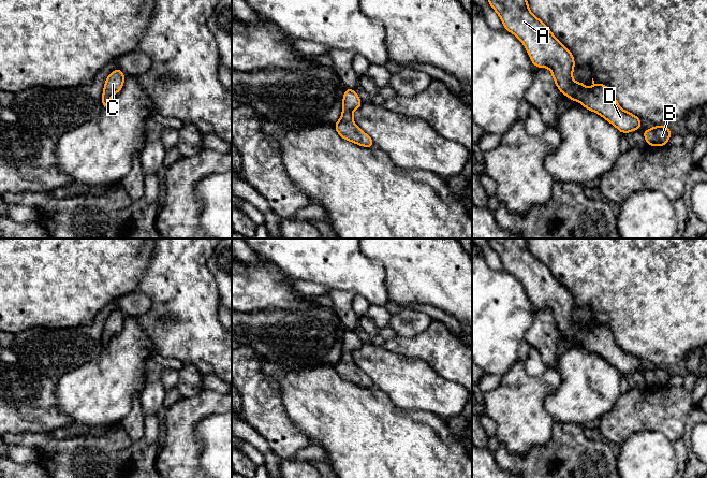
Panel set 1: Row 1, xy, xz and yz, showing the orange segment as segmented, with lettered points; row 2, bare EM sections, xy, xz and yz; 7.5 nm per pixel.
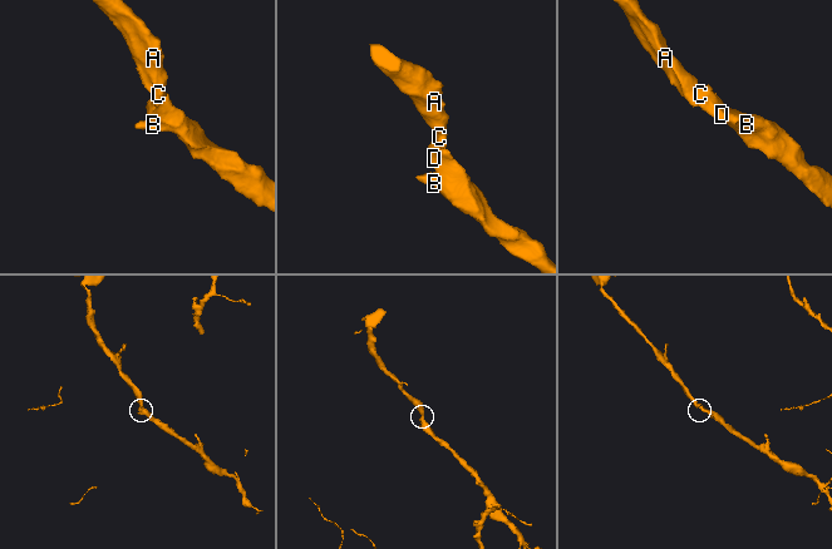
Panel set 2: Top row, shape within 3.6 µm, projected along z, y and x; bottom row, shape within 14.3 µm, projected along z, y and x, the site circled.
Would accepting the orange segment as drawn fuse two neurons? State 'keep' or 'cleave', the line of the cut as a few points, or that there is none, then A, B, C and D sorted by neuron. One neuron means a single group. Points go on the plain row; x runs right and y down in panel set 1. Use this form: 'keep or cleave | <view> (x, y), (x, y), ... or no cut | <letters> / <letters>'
keep | no cut | A B C D

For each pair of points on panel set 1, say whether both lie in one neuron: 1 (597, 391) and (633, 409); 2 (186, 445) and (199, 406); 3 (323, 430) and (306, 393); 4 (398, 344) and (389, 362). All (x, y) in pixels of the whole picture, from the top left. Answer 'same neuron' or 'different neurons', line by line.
1: different neurons
2: same neuron
3: same neuron
4: different neurons

